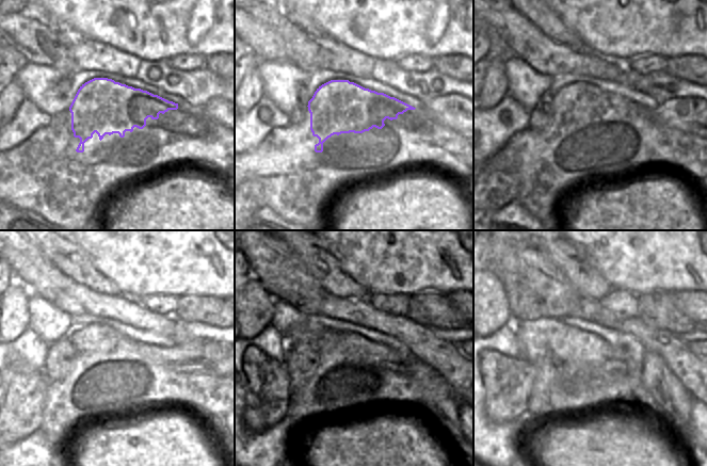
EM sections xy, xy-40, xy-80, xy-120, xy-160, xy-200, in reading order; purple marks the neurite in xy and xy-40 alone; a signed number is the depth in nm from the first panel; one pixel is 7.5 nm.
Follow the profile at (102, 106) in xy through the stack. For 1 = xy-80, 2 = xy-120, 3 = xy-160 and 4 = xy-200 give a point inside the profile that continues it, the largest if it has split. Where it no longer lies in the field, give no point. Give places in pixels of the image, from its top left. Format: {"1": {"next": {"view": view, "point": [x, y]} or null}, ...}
{"1": {"next": {"view": "xy-80", "point": [578, 108]}}, "2": {"next": {"view": "xy-120", "point": [99, 349]}}, "3": {"next": {"view": "xy-160", "point": [349, 353]}}, "4": {"next": {"view": "xy-200", "point": [576, 350]}}}

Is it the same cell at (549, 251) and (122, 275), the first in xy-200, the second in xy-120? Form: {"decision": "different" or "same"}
{"decision": "different"}

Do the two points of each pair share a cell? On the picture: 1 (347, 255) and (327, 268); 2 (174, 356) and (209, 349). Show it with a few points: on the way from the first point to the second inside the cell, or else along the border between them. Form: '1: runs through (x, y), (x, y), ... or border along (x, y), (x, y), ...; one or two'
1: border along (324, 241), (339, 267), (353, 280); two
2: runs through (182, 356), (201, 355); one

